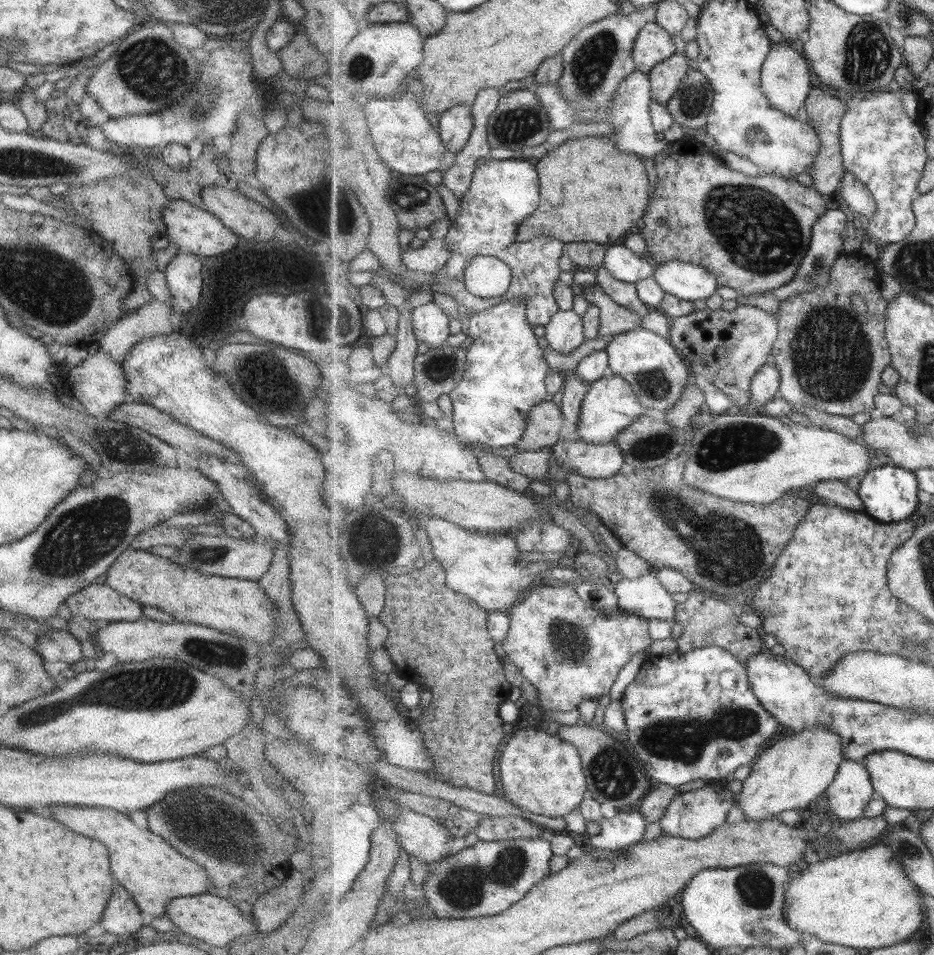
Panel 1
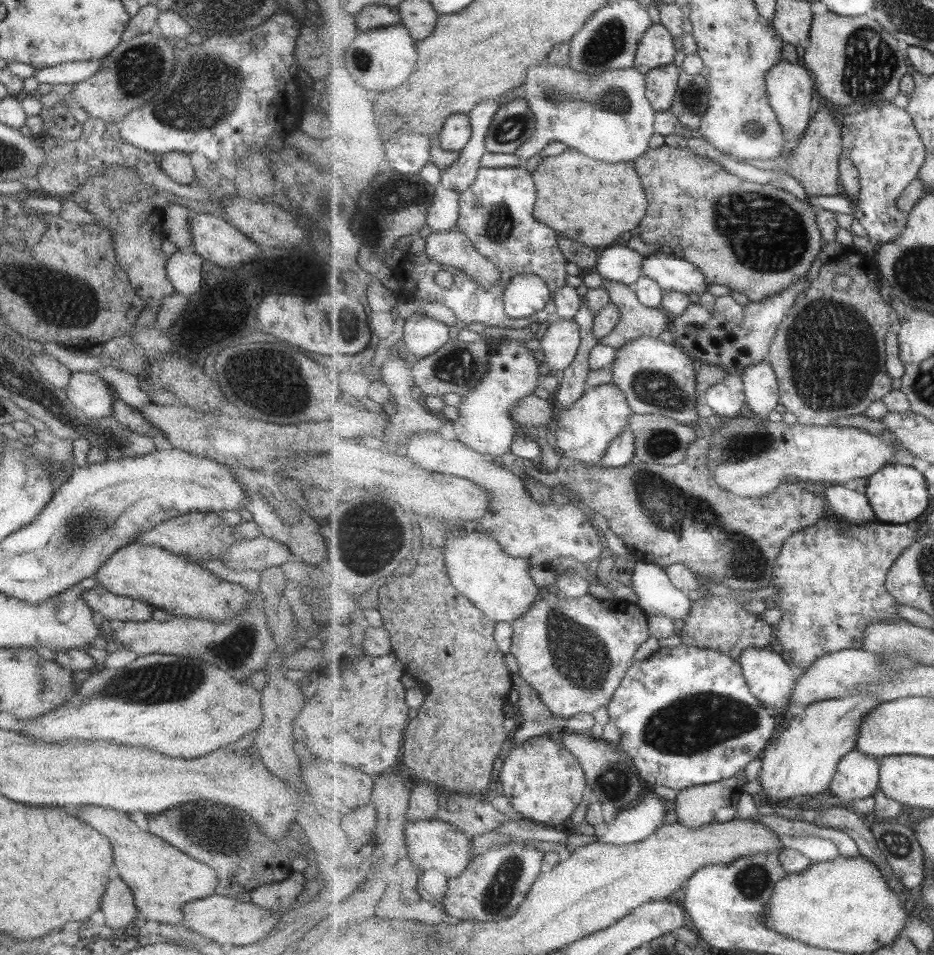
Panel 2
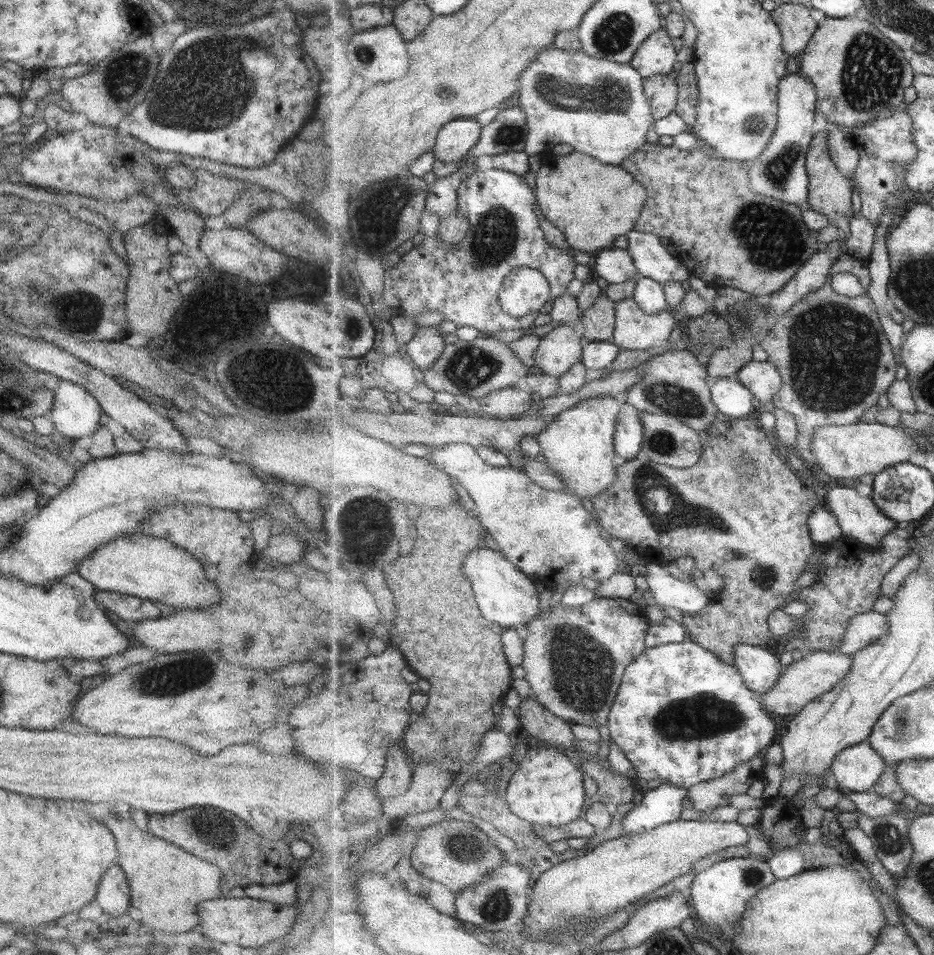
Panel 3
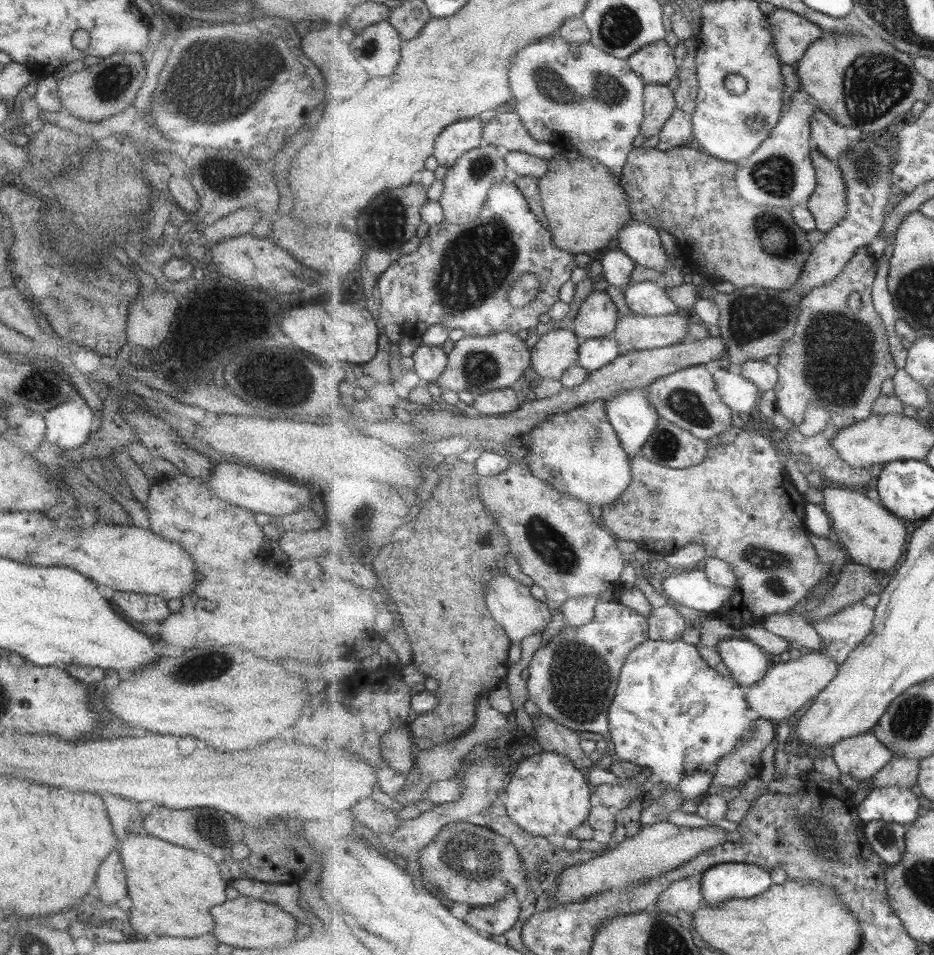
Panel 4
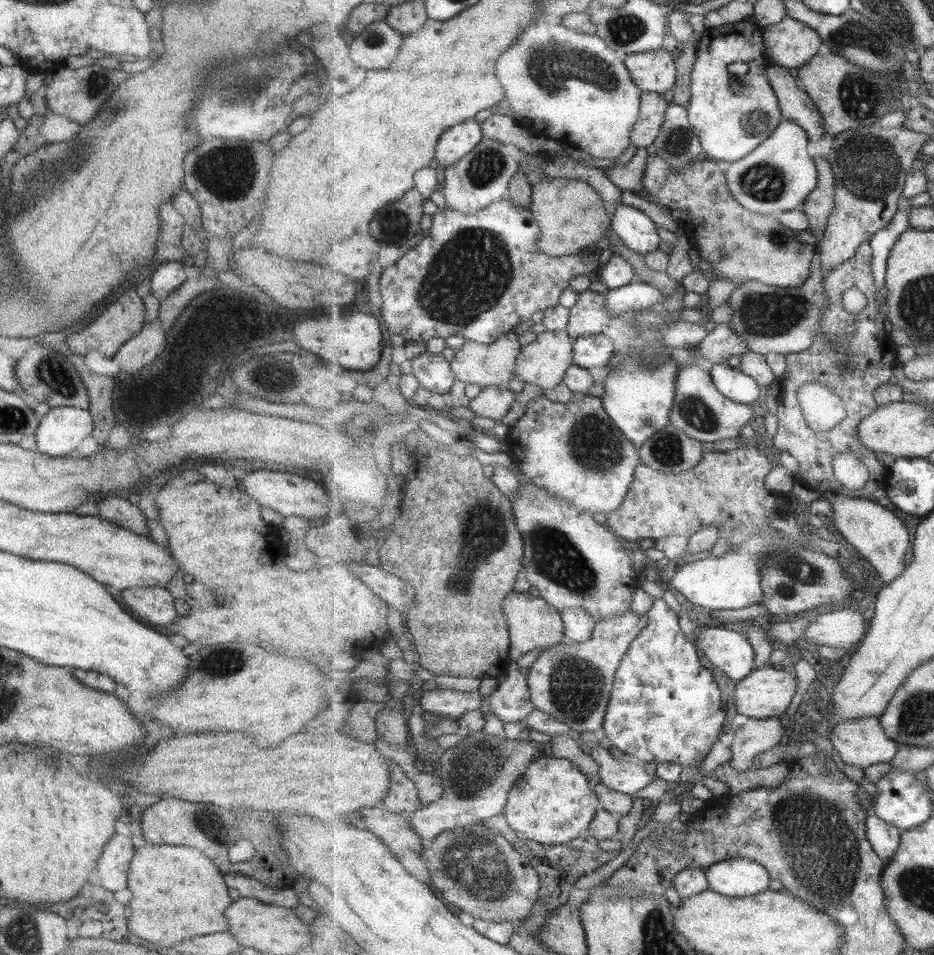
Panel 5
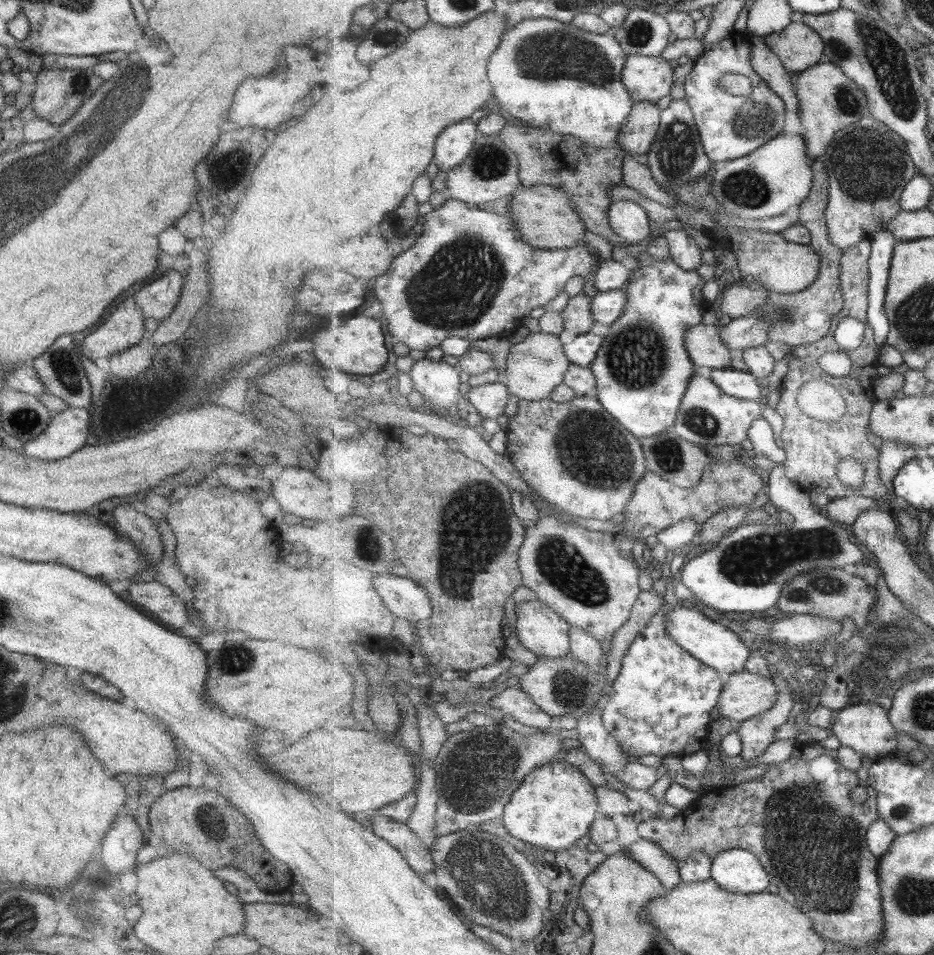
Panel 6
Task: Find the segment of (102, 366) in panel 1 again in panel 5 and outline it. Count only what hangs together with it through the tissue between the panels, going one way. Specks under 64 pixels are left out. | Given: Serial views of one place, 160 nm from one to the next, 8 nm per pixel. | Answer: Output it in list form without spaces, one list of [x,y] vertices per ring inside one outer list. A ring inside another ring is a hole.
[[[69,405],[50,407],[34,432],[36,450],[50,457],[63,457],[89,436],[92,428],[88,409]]]

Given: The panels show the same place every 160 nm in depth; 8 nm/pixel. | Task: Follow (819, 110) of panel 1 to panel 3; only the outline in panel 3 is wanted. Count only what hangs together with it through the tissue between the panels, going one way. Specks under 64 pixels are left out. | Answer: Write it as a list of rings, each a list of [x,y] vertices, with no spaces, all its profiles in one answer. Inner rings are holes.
[[[831,126],[826,130],[815,134],[813,142],[811,142],[811,148],[808,152],[807,157],[807,170],[809,175],[809,202],[812,204],[812,208],[815,211],[819,211],[824,215],[827,215],[830,218],[830,224],[837,225],[844,232],[846,236],[850,234],[850,222],[852,219],[849,217],[854,217],[851,212],[851,201],[853,196],[853,182],[851,182],[847,176],[841,174],[839,167],[836,165],[836,162],[832,159],[832,154],[830,153],[829,148],[829,130]]]

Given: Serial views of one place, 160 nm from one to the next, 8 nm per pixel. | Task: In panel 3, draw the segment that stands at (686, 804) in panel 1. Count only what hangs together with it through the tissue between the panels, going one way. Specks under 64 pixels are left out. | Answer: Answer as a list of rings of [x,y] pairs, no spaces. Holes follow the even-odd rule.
[[[765,753],[727,773],[721,778],[702,782],[688,788],[688,799],[699,812],[717,810],[731,804],[731,796],[749,793],[750,788],[765,778]]]

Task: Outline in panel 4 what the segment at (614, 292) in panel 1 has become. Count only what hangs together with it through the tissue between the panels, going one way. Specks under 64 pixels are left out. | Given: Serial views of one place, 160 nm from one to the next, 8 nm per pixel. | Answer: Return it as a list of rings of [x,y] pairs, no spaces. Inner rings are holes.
[[[675,314],[659,317],[632,315],[621,317],[615,338],[621,344],[632,344],[637,350],[667,347],[690,340],[687,317]]]

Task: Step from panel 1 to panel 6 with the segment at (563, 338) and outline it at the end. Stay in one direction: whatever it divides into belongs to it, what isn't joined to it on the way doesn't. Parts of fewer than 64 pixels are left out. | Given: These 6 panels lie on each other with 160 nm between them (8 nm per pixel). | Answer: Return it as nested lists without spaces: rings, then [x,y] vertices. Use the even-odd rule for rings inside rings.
[[[543,332],[530,333],[523,341],[514,344],[509,353],[505,378],[511,394],[526,401],[549,399],[552,392],[564,383],[565,373],[572,365],[559,335]]]

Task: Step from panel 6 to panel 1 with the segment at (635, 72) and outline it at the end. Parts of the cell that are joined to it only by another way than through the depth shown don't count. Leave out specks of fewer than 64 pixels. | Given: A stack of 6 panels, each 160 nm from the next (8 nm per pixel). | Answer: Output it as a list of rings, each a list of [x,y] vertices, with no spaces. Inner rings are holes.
[[[656,22],[647,23],[642,28],[634,48],[634,62],[636,63],[637,70],[649,75],[655,66],[661,65],[661,62],[672,58],[677,53],[677,46],[673,42],[674,37],[659,24],[656,24]]]

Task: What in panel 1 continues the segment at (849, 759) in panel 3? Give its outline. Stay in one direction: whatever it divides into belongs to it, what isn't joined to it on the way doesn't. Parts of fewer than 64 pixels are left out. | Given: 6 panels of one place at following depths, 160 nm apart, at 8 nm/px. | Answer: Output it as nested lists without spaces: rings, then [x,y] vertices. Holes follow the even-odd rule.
[[[856,761],[842,763],[833,784],[826,790],[829,809],[842,822],[859,824],[877,795],[868,768]]]

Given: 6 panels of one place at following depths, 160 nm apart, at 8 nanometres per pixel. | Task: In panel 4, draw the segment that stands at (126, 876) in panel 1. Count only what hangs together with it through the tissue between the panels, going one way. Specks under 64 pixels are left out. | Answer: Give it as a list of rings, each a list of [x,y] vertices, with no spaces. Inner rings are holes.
[[[125,834],[116,846],[127,874],[126,891],[133,904],[131,928],[135,933],[149,934],[149,939],[153,934],[177,938],[211,934],[214,920],[209,907],[227,899],[219,866],[210,856],[149,835]]]

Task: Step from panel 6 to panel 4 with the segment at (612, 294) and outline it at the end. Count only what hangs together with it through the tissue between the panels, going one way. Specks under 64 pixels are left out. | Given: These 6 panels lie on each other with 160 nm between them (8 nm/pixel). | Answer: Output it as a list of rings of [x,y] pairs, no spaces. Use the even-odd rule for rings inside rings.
[[[646,281],[624,288],[625,300],[637,315],[659,317],[679,310],[662,283]]]

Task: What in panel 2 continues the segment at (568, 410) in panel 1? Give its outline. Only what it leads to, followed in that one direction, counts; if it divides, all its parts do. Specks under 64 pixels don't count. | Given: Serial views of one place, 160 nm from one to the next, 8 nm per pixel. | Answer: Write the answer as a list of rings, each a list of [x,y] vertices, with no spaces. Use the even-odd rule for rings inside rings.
[[[587,303],[579,309],[574,320],[580,324],[582,343],[575,360],[564,370],[562,383],[553,397],[557,407],[564,409],[571,408],[589,389],[590,356],[600,343],[594,333],[595,316]]]

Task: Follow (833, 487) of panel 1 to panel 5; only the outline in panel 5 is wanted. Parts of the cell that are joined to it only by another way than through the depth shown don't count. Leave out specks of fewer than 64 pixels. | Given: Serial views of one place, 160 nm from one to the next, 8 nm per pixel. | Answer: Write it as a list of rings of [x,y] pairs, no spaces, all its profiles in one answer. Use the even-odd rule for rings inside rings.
[[[825,492],[824,497],[833,505],[834,526],[847,543],[877,570],[880,584],[884,585],[899,578],[907,568],[905,558],[907,558],[907,548],[911,544],[911,532],[907,530],[905,522],[899,520],[891,510],[863,498],[849,498],[833,492]]]

